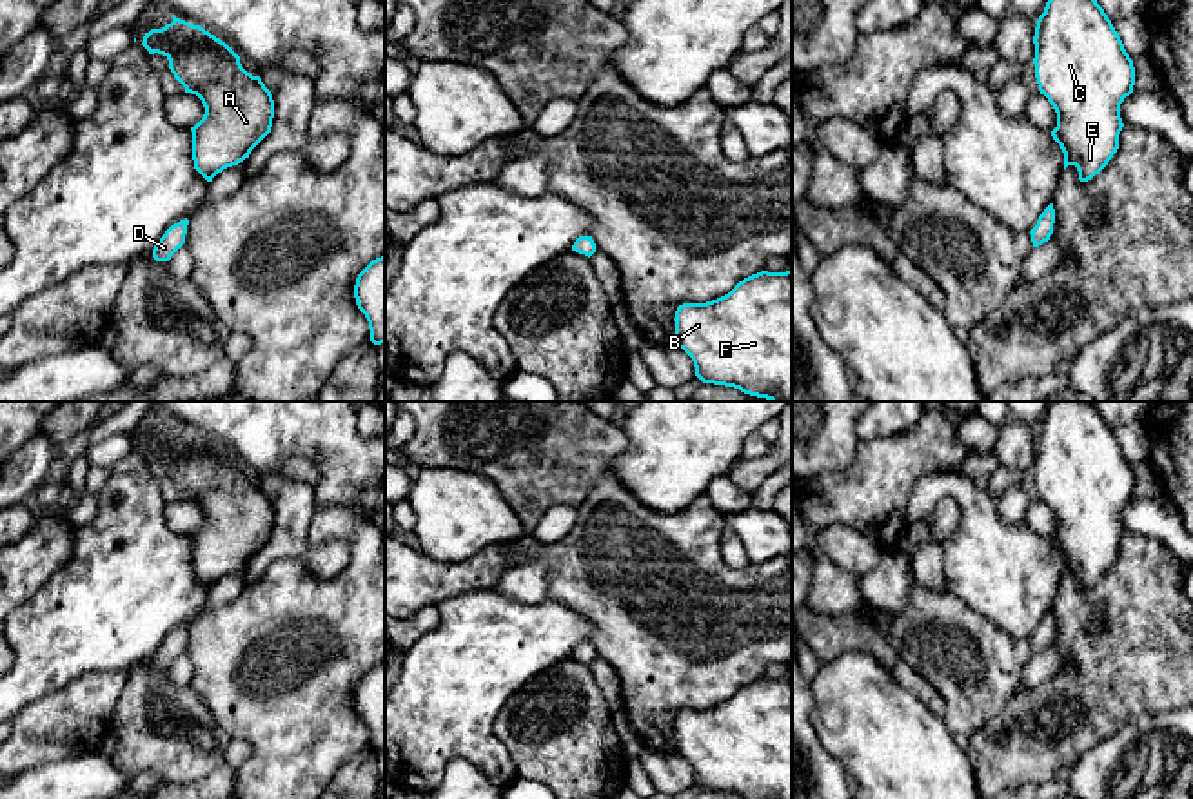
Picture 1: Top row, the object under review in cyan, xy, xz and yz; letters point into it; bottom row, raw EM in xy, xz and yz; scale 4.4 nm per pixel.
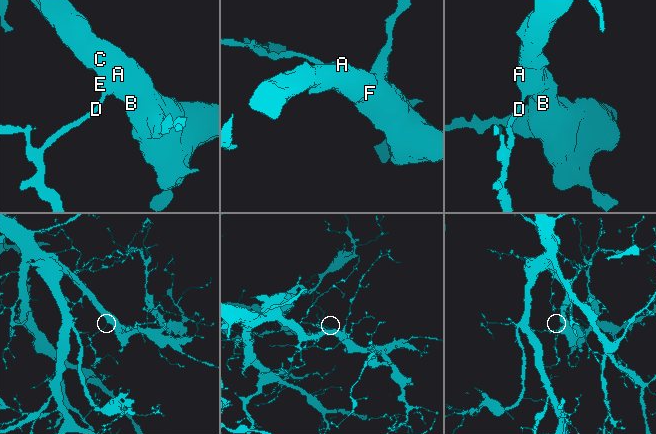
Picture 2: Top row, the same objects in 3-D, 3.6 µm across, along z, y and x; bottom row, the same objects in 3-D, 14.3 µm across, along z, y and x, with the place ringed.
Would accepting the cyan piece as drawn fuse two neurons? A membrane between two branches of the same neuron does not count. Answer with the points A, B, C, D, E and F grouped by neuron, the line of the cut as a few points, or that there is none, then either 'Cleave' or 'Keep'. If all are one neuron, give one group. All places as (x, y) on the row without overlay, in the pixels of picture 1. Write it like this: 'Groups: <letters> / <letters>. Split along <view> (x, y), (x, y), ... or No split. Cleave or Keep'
Groups: A B C D E F. No split. Keep

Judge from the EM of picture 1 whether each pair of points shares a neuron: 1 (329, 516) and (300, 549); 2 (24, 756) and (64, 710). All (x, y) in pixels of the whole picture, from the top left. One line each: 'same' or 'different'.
1: different
2: same

